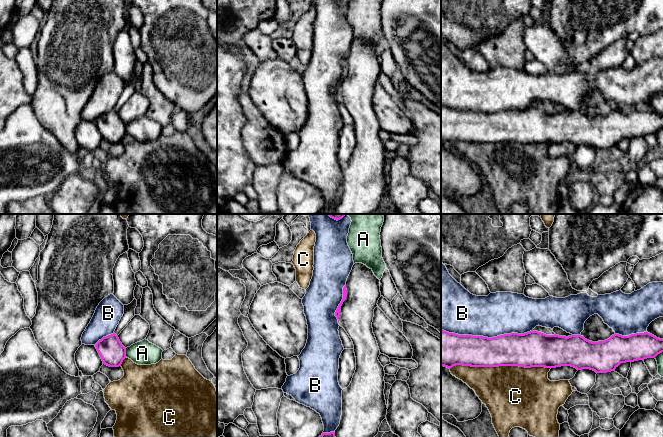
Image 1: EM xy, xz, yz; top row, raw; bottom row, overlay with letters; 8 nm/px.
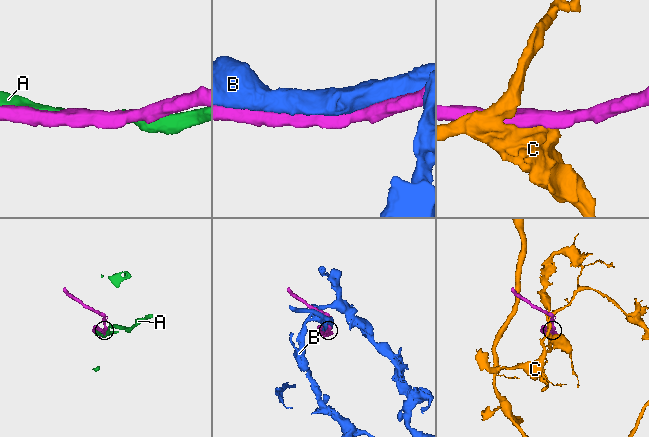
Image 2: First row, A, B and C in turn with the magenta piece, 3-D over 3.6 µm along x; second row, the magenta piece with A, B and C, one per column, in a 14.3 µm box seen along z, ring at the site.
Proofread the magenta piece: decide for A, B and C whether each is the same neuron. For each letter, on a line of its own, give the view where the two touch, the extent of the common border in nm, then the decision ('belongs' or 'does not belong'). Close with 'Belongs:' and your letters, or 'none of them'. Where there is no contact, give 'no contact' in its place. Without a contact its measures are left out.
A: xy | 70 nm | does not belong
B: yz | 750 nm | does not belong
C: yz | 800 nm | does not belong
Belongs: none of them

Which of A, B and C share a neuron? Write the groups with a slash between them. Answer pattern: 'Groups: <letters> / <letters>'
Groups: A / B / C

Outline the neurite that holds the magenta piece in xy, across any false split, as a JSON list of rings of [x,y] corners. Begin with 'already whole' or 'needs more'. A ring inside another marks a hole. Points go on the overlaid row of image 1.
already whole; [[[115,333],[103,337],[96,343],[95,347],[103,364],[109,367],[121,366],[123,360],[126,358],[126,348]]]

